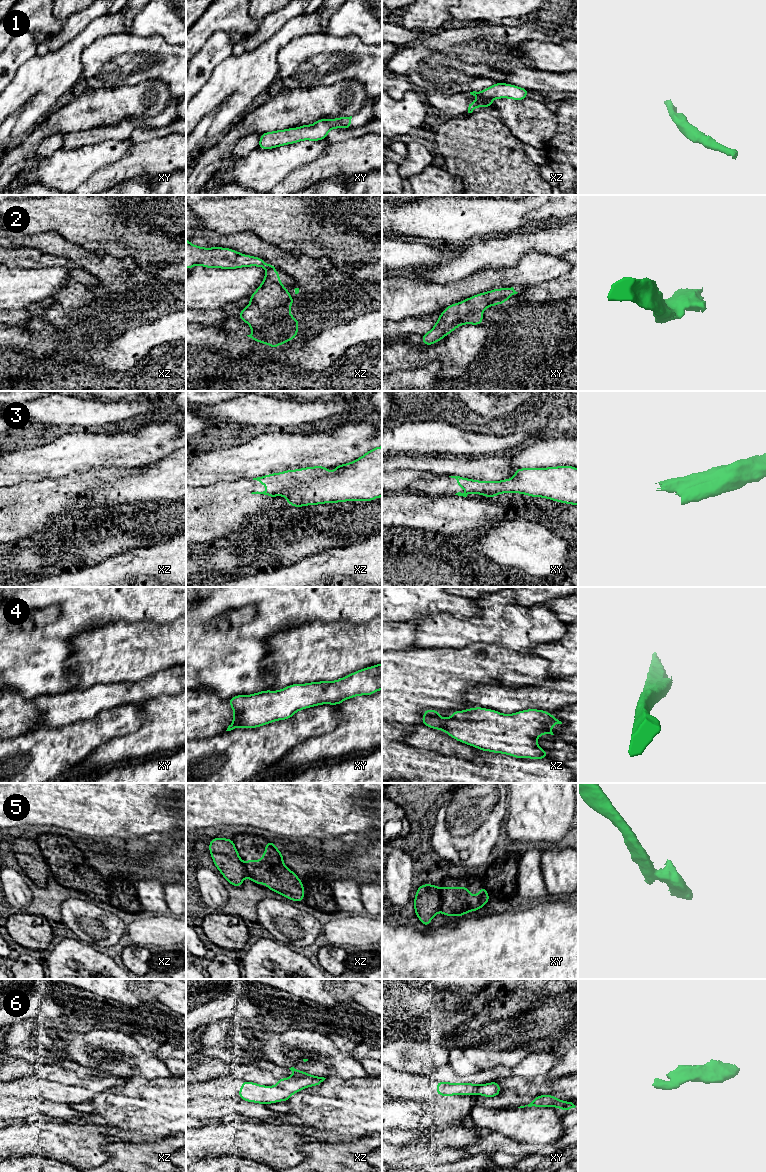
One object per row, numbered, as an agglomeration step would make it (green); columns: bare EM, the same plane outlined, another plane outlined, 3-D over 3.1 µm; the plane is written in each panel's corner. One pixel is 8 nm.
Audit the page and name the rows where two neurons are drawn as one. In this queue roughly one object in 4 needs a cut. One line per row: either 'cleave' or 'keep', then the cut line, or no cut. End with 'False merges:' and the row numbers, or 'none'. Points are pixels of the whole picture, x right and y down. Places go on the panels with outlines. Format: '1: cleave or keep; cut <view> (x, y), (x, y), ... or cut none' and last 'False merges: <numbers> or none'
1: keep; cut none
2: keep; cut none
3: keep; cut none
4: keep; cut none
5: cleave; cut xy (439, 888), (440, 910)
6: keep; cut none
False merges: 5

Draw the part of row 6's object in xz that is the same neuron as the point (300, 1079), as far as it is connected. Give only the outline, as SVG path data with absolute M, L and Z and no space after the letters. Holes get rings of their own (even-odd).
M294 1067L289 1068L294 1074L292 1077L277 1079L276 1086L263 1086L254 1082L243 1081L238 1096L246 1102L255 1102L259 1104L271 1104L280 1101L288 1101L291 1096L304 1088L310 1086L320 1085L326 1078L310 1075L304 1071L295 1069Z

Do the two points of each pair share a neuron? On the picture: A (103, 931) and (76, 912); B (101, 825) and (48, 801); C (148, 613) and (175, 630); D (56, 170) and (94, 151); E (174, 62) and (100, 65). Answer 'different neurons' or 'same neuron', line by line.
A: same neuron
B: same neuron
C: different neurons
D: same neuron
E: same neuron

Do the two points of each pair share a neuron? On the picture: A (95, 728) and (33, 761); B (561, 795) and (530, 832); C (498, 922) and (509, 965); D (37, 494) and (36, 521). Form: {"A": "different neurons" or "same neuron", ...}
{"A": "same neuron", "B": "same neuron", "C": "same neuron", "D": "same neuron"}

